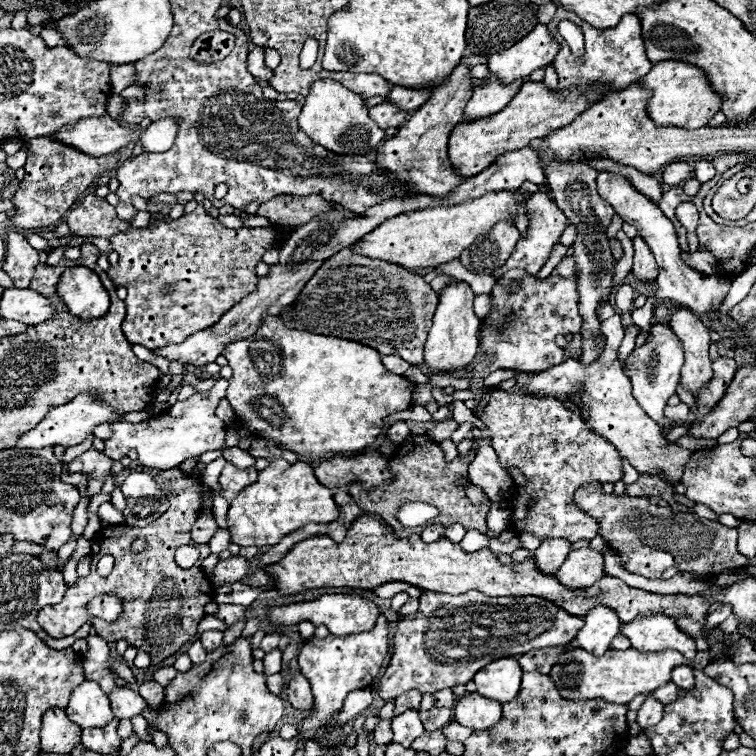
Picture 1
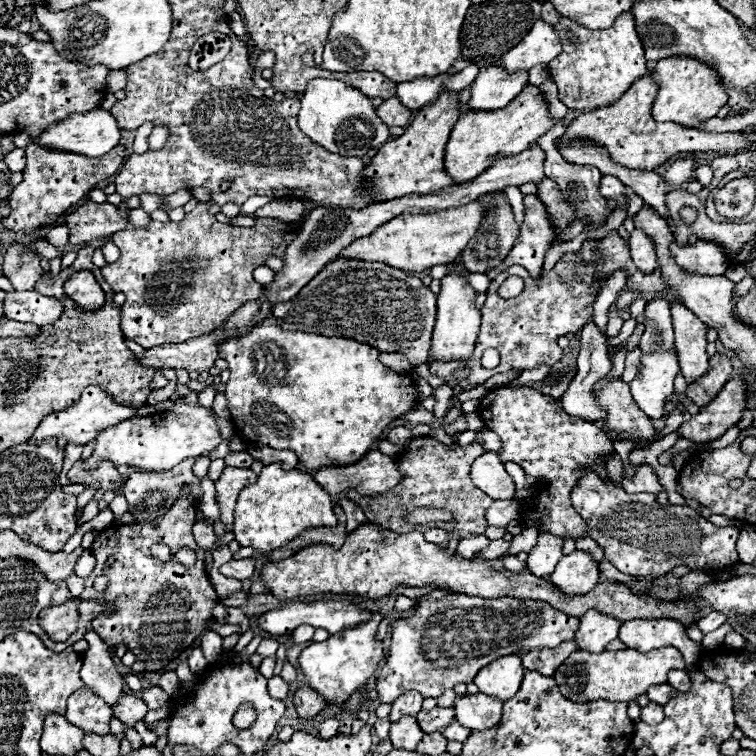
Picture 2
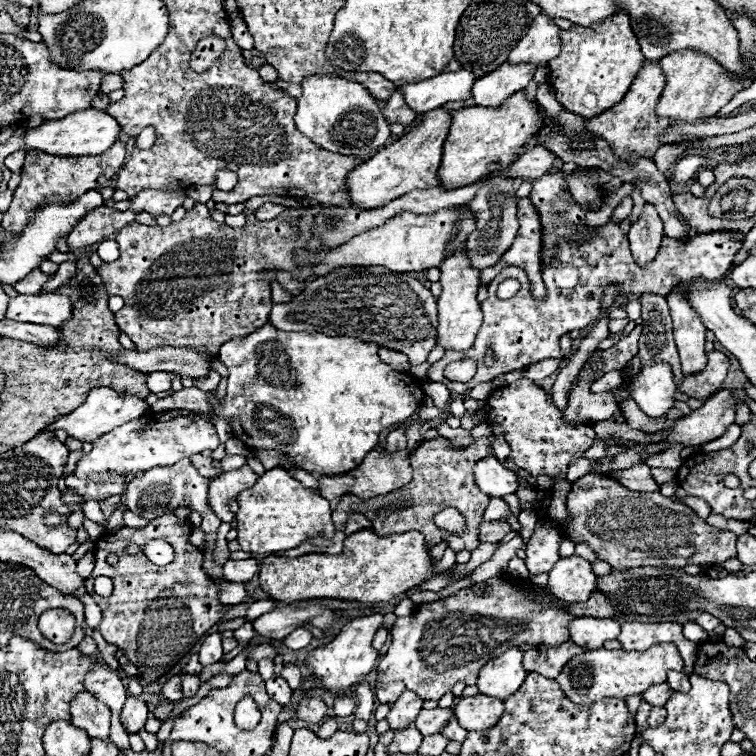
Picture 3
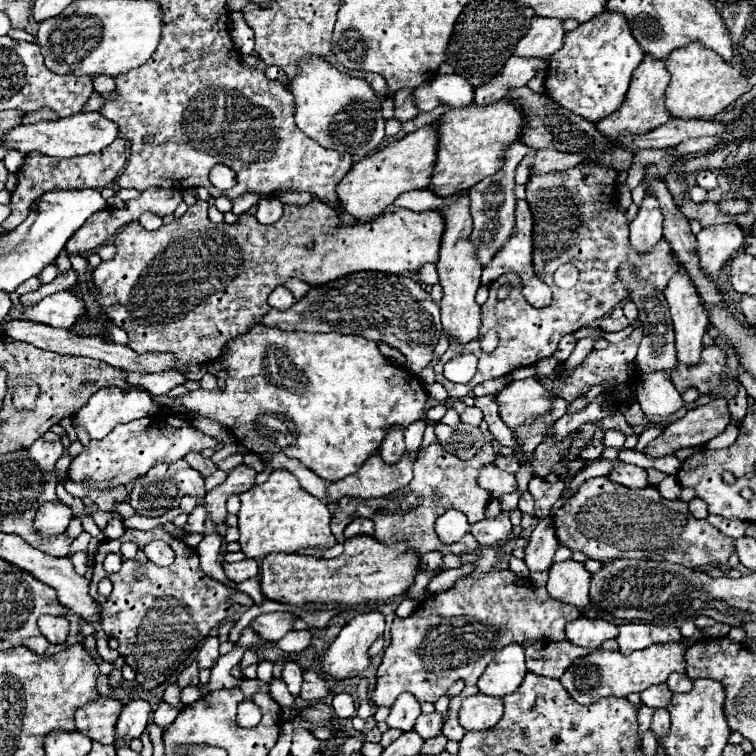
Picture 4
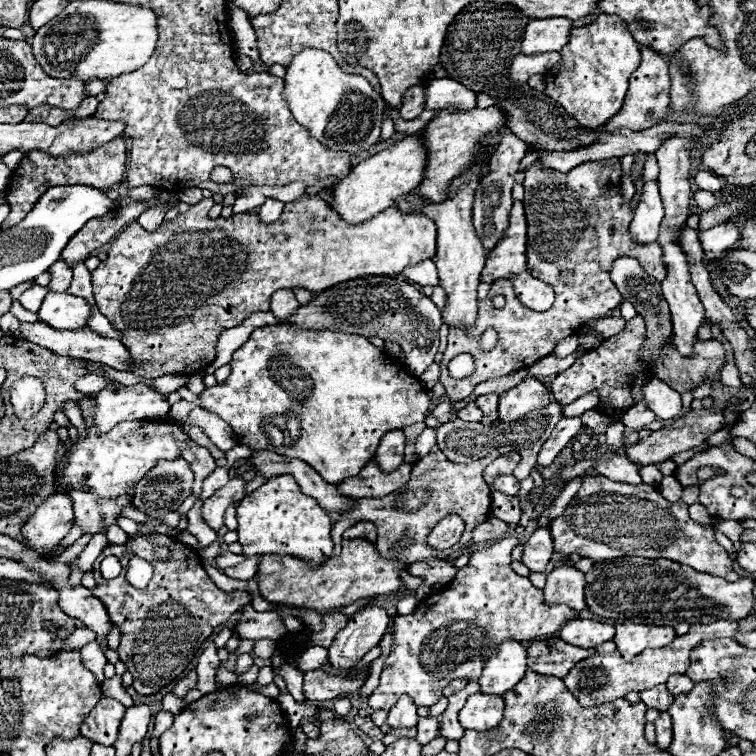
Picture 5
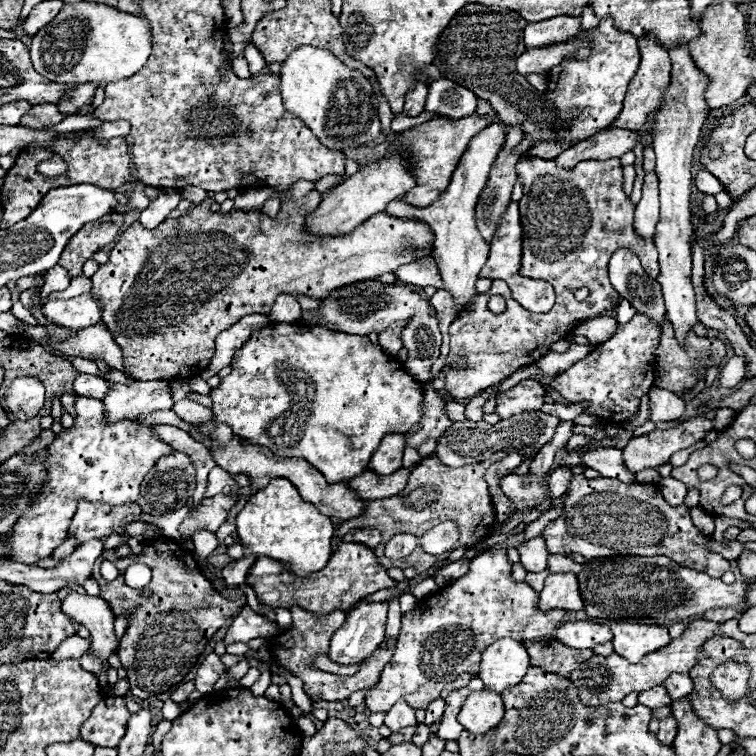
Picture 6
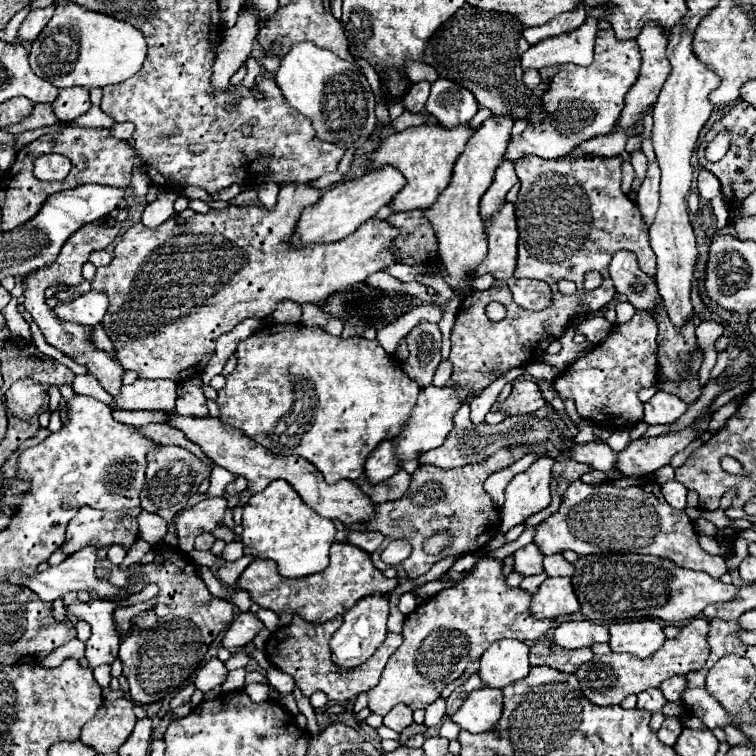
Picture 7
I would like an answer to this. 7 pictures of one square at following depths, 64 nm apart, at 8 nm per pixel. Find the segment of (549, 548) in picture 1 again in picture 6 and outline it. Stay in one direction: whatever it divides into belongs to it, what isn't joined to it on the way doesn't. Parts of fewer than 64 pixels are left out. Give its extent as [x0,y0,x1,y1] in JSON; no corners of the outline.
[518,536,548,572]

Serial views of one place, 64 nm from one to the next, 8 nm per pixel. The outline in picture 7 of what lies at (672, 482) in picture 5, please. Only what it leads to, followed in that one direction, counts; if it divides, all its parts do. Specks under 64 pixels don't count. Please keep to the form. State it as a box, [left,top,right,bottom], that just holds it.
[662,480,688,508]

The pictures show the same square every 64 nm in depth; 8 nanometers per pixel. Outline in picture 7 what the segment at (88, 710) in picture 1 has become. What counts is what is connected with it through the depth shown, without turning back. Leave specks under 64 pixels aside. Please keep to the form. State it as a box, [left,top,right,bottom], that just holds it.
[80,698,136,752]

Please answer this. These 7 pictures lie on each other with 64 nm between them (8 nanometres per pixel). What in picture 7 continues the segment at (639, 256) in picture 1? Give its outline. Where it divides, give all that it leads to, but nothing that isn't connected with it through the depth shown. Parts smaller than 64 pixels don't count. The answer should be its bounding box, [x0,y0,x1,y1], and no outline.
[636,162,660,228]

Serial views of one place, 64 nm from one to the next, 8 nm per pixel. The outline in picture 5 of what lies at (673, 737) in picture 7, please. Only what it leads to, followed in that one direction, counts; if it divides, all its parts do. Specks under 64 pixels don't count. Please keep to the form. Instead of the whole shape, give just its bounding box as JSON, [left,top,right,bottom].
[654,712,672,750]

